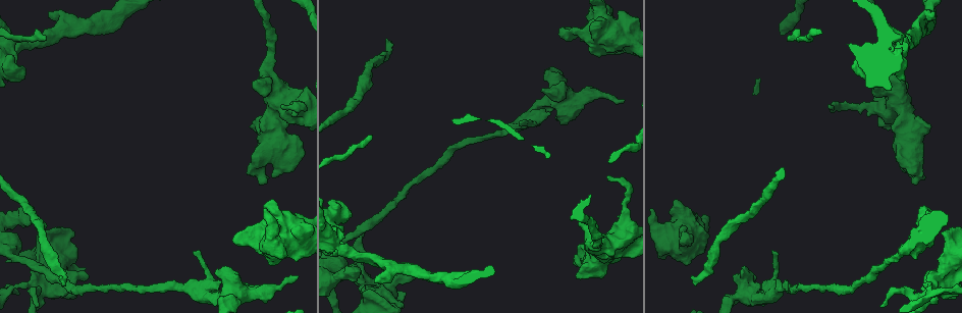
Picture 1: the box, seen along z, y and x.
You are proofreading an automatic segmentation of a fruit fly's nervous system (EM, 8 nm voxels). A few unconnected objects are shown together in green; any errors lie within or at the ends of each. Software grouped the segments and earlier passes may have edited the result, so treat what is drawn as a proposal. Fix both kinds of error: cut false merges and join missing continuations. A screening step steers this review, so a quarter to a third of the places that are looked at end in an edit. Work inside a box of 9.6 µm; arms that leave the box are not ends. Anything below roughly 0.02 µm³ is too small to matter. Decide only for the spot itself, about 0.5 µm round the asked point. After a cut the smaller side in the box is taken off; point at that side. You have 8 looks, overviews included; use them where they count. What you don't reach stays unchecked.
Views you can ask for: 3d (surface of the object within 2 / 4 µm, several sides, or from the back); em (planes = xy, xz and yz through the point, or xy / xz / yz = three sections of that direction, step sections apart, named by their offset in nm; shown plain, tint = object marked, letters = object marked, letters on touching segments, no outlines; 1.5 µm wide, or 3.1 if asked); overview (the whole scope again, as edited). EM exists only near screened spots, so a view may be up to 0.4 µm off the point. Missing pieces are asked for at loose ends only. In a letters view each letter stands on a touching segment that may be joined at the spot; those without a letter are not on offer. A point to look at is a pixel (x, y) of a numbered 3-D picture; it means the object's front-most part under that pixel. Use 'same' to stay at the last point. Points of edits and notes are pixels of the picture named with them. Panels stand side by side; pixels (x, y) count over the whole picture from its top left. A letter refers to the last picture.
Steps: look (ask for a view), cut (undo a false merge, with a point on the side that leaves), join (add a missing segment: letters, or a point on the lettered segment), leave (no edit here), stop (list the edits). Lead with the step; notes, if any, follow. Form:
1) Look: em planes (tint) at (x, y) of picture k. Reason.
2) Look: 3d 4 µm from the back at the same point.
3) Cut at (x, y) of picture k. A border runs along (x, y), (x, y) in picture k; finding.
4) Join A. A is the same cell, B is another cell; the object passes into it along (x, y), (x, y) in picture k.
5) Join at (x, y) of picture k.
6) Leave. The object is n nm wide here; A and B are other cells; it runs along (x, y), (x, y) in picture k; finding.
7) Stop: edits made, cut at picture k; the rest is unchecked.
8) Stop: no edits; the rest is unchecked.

Look: em planes (letters) at (359, 271) of picture 1. An open end.

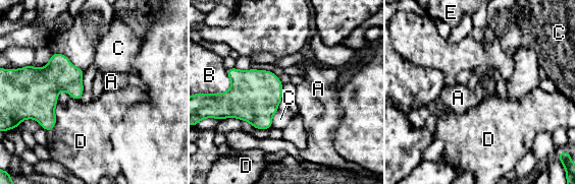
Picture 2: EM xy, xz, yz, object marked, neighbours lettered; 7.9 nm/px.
Leave. A, B, C, D and E are other cells; a border runs along (277, 110), (272, 116), (271, 126) in picture 2; none of them fits.

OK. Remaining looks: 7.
Look: em xy step 8 (tint) at (389, 45) of picture 1. Branch stops here.

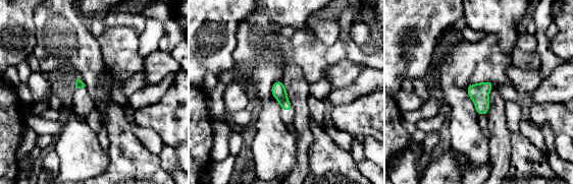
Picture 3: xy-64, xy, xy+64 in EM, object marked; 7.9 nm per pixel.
Look: em planes (tint) at the same point. Cut it another way.

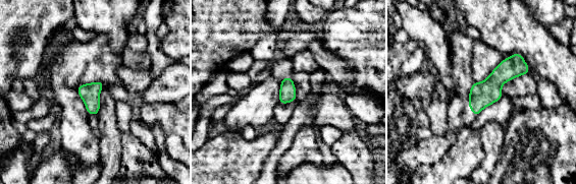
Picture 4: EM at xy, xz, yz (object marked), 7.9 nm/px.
Look: em planes (letters) at the same point. What lies round it.

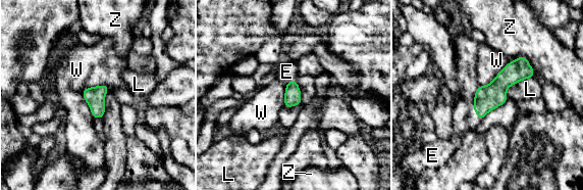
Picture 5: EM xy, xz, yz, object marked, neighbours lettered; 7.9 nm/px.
Join E. E is the same cell, L, W and Z are other cells; the object passes into it along (487, 98), (474, 109), (464, 119) in picture 5; the neuron continues.

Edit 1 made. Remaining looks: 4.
Look: overview.

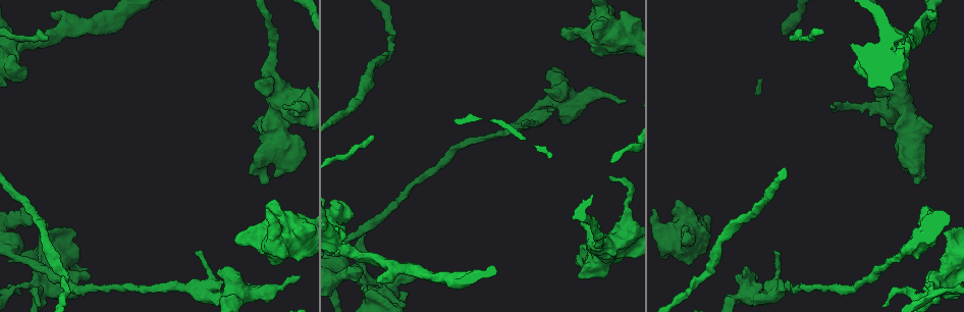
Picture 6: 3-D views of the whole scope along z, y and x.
Look: 3d 4 µm at (299, 276) of picture 6. An open end.

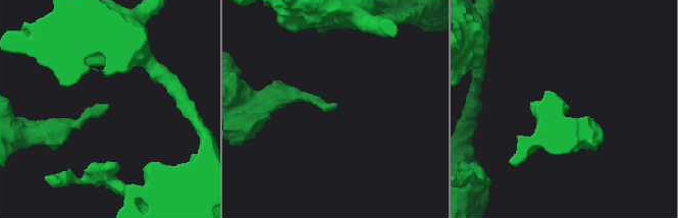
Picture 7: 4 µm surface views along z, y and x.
Look: em planes (letters) at (106, 107) of picture 7.

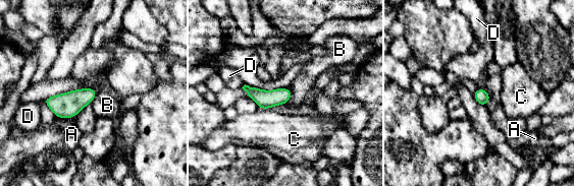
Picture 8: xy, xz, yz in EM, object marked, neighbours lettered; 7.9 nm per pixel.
Leave. A, B, C and D are other cells; a border runs along (289, 87), (291, 98), (286, 103) in picture 8; none of them fits.

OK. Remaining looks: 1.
Stop: edits made, join at picture 5; the rest is unchecked.

